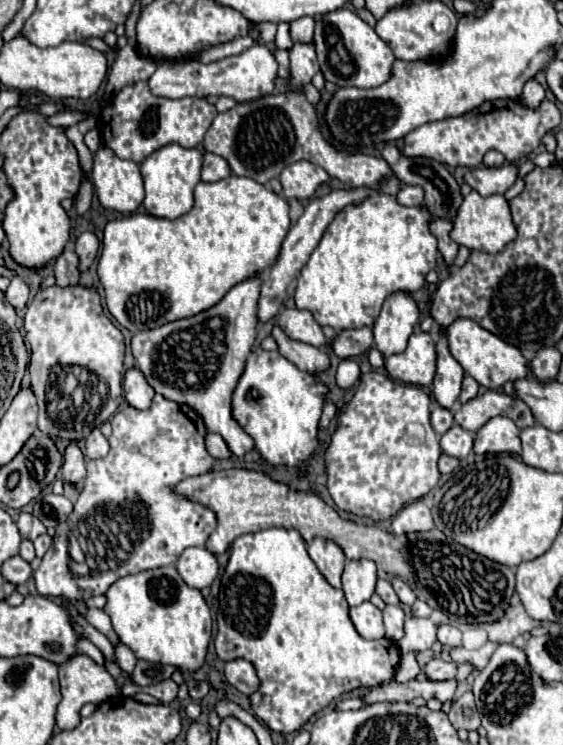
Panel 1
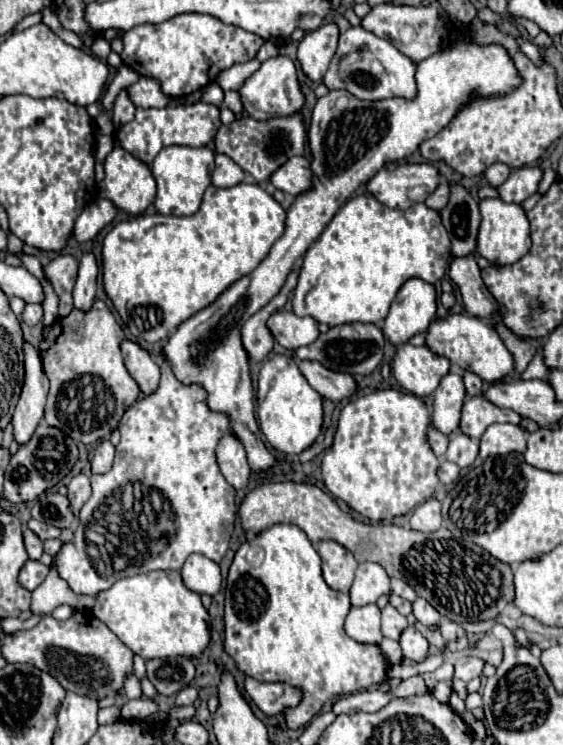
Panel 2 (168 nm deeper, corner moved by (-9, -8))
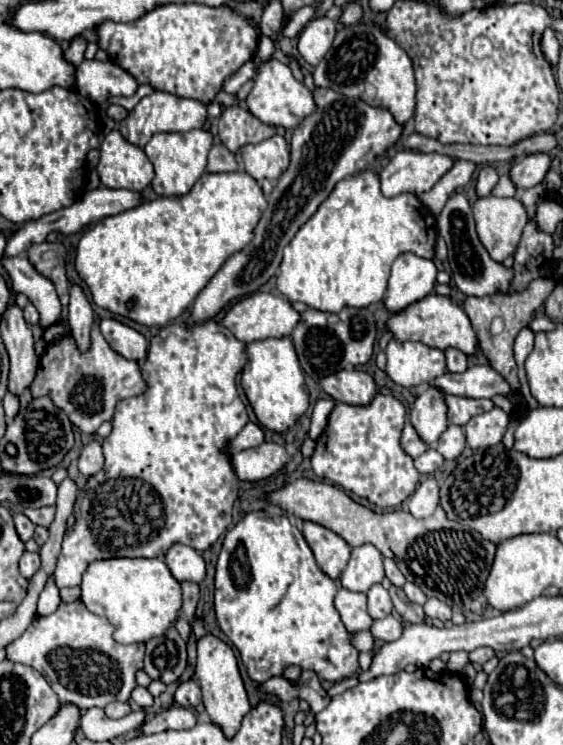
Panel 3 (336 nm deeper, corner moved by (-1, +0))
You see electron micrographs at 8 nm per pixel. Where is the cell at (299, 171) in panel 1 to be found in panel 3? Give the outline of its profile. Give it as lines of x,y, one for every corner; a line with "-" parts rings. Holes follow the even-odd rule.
281,135
269,137
257,145
245,145
241,149
241,157
245,161
245,171
257,179
273,179
277,181
279,175
287,169
289,163
289,145

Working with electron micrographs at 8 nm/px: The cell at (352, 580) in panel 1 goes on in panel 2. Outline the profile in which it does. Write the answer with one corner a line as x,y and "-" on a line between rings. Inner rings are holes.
359,563
349,597
353,605
375,603
383,593
389,593
389,575
379,563

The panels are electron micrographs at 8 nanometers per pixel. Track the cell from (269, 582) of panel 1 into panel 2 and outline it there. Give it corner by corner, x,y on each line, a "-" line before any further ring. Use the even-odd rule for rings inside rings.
273,525
261,533
257,533
253,539
245,541
243,545
239,545
235,557
233,557
233,563
229,567
229,575
227,575
227,591
225,591
225,651
235,659
237,667
257,679
257,681
265,681
265,683
271,683
271,681
281,681
281,683
289,683
293,687
299,687
303,689
303,701
299,707
295,709
289,709
287,715
285,715
285,721
287,721
287,727
289,729
299,729
299,727
305,727
317,713
319,709
323,707
325,701
329,699
335,699
335,697
341,697
341,695
349,695
349,693
357,693
357,691
363,691
363,689
369,689
371,685
379,685
383,681
383,677
387,675
387,661
381,653
381,649
377,645
363,645
363,643
357,643
355,639
351,639
345,631
343,631
343,619
347,617
347,611
351,607
351,601
349,601
349,595
343,595
339,591
333,591
325,579
323,579
323,573
321,573
321,557
319,553
315,551
315,547
311,545
311,541
307,539
307,535
295,527
295,525

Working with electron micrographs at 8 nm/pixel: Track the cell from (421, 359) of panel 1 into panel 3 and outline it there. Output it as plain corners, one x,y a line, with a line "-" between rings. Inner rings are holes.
391,339
387,349
387,375
403,387
431,383
435,375
445,375
445,353
423,343

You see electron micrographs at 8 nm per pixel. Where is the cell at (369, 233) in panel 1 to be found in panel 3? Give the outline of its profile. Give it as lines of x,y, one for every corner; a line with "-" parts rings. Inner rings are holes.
371,171
339,181
333,193
319,205
317,213
297,231
283,251
283,261
277,275
277,289
291,303
301,301
311,309
335,313
343,307
369,307
383,299
393,261
403,253
415,253
423,259
433,259
437,241
437,223
431,211
413,193
403,193
385,199
379,189
379,177

